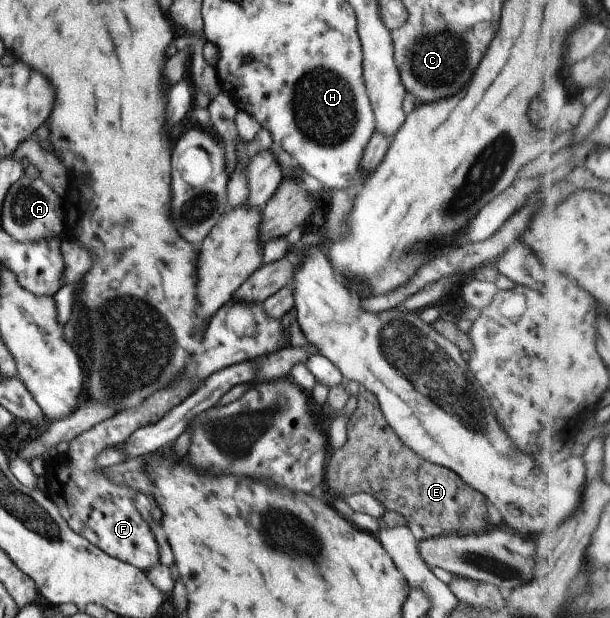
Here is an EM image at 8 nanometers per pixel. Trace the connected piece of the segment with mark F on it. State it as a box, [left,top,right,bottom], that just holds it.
[45,299,291,572]

